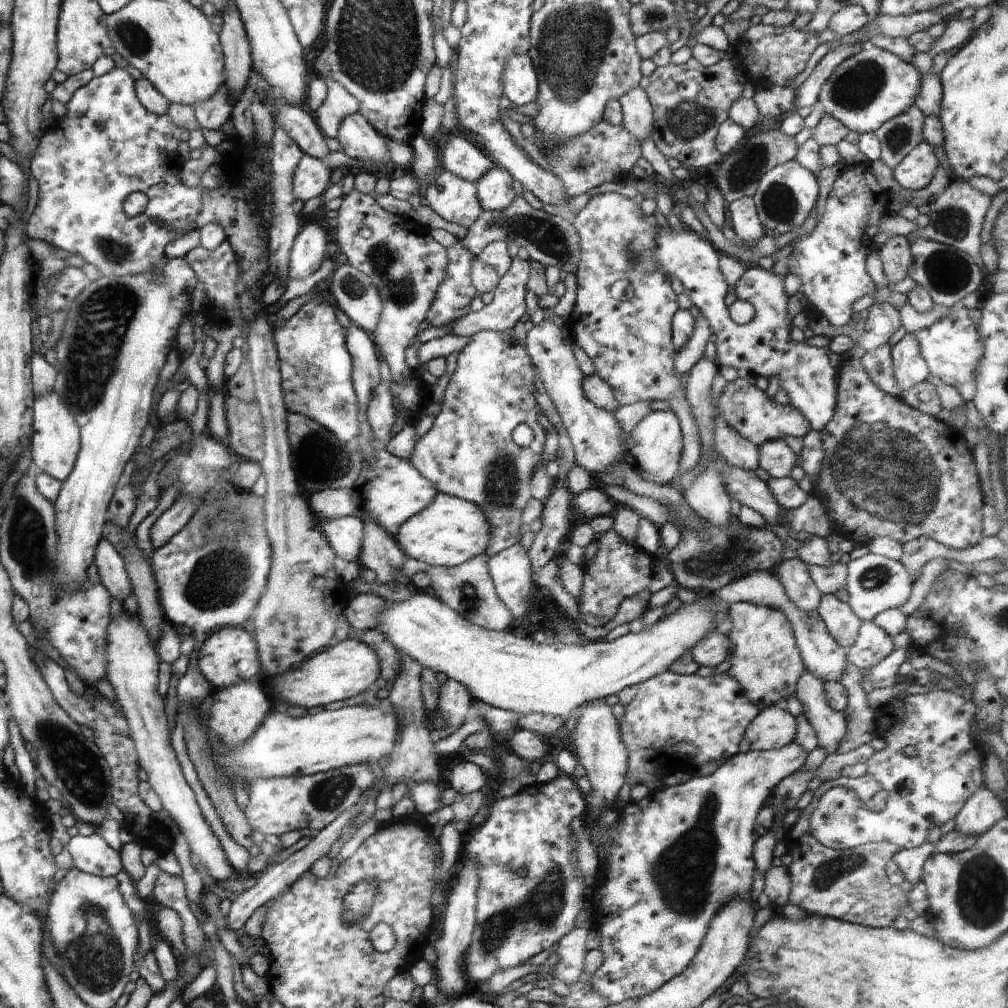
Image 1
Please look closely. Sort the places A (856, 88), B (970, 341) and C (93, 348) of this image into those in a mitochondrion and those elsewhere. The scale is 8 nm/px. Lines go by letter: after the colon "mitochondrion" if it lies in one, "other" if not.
A: mitochondrion
B: other
C: mitochondrion

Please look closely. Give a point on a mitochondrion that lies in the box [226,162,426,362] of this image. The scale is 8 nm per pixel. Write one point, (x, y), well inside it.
(384, 262)

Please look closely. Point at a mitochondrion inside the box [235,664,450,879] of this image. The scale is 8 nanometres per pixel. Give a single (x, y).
(326, 795)

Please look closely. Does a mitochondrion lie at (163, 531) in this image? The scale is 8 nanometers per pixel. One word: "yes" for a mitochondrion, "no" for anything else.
no

